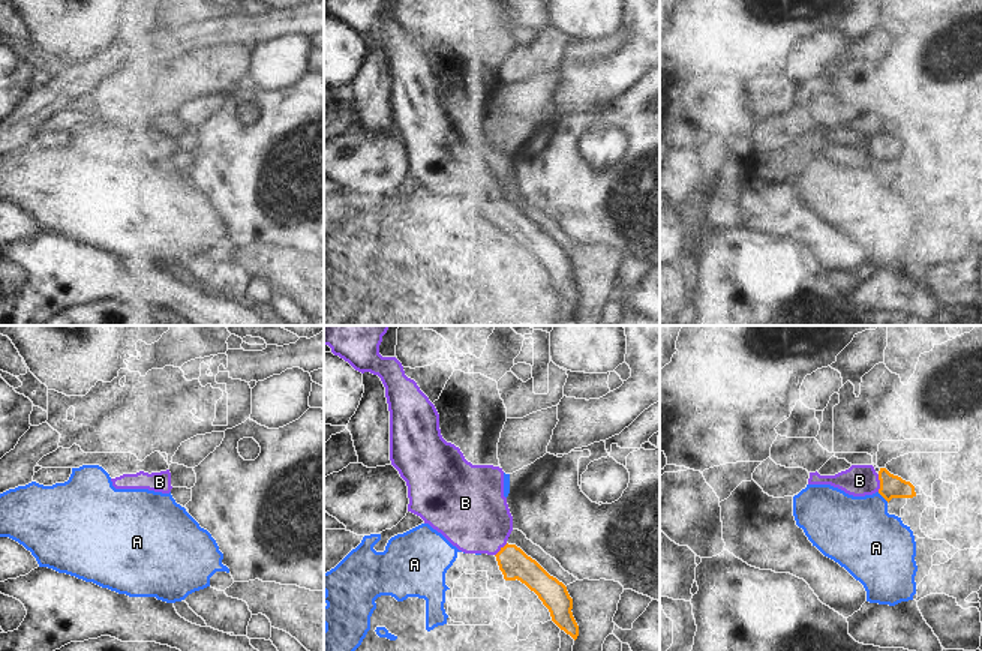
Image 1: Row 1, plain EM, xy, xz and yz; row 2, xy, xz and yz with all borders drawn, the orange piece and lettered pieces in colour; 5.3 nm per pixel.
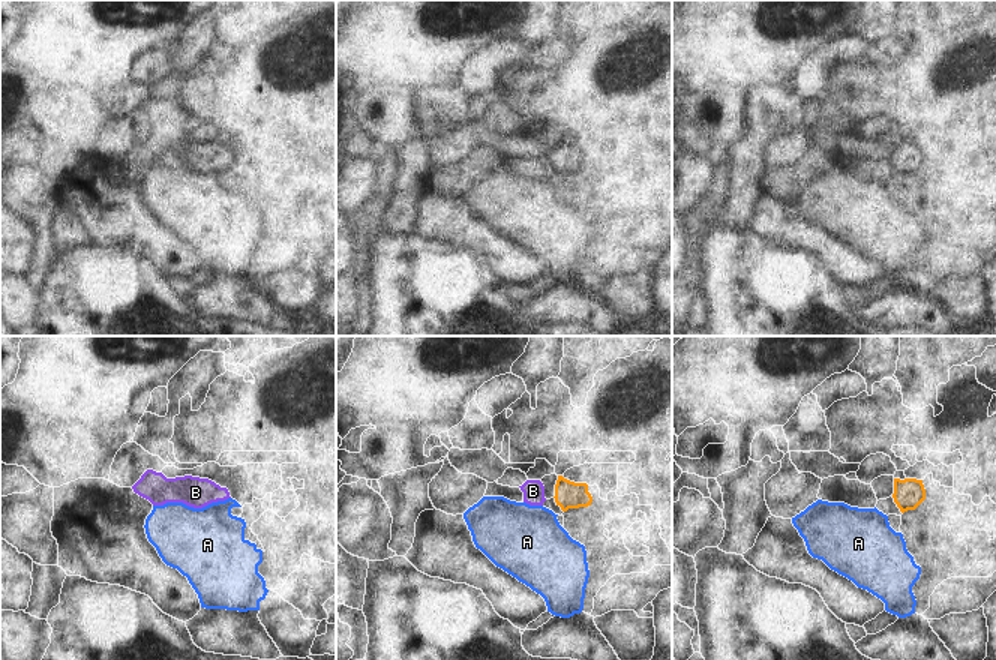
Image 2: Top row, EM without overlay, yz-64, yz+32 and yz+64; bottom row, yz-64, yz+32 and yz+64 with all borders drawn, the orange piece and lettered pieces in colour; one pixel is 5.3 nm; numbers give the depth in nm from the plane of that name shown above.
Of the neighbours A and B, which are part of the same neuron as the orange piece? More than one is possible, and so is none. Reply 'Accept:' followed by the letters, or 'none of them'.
Accept: B

